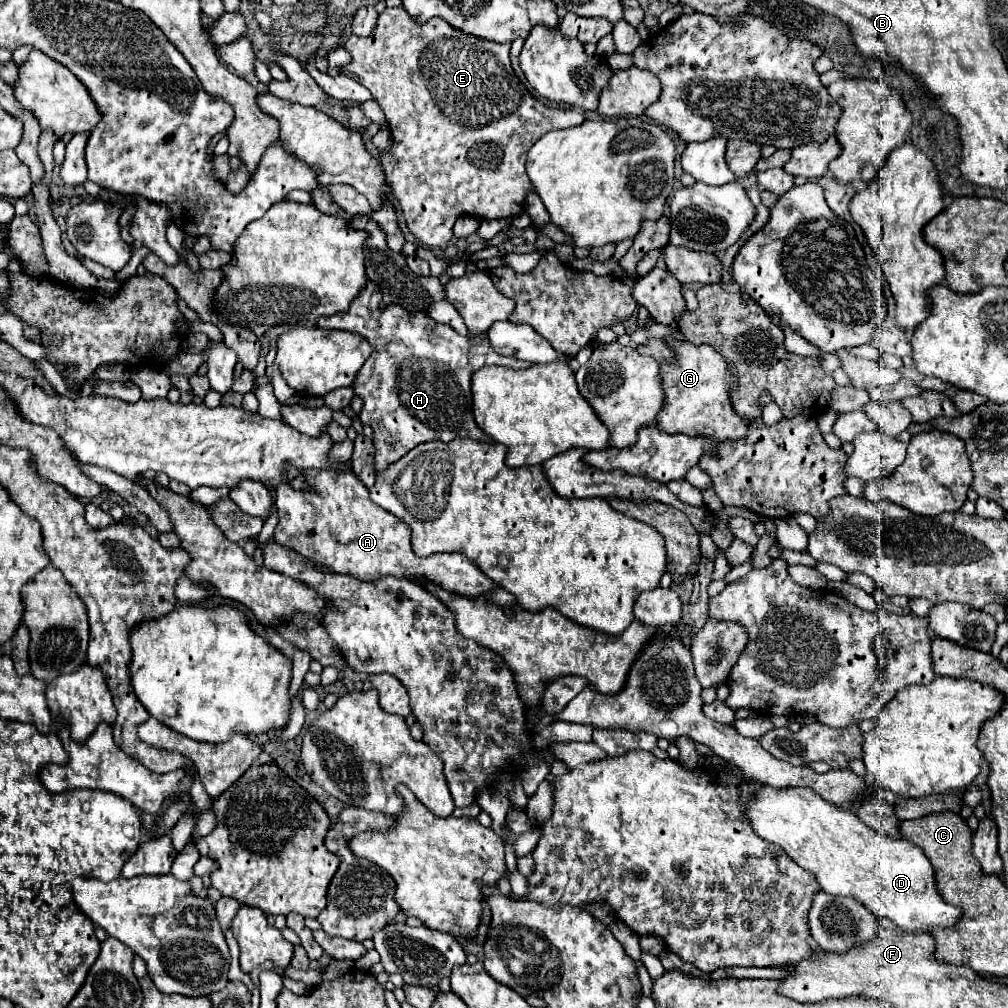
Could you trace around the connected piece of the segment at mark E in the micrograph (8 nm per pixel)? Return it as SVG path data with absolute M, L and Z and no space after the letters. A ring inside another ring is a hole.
M385 7L385 11L379 13L379 23L377 23L375 31L367 37L355 37L355 35L349 37L345 43L345 49L351 53L353 61L349 65L345 65L343 71L353 73L359 79L359 83L365 85L373 93L373 99L379 103L379 107L385 111L385 117L387 117L393 145L391 145L389 155L381 157L381 165L383 165L383 171L387 175L387 181L391 183L391 195L395 197L401 211L405 213L405 223L407 223L409 231L415 235L415 239L419 239L427 247L445 247L453 239L453 225L455 225L459 215L477 215L481 219L501 219L501 217L519 215L525 207L525 195L529 191L533 191L531 181L525 173L525 153L545 133L549 133L557 127L575 127L575 125L581 125L585 121L583 111L551 109L551 107L543 105L541 101L537 101L525 89L525 85L517 79L517 75L509 63L511 43L493 43L487 39L467 35L467 33L451 27L445 19L439 19L439 17L433 17L427 23L415 23L415 19L411 19L411 15L407 15L407 11L403 7L395 7L395 9Z

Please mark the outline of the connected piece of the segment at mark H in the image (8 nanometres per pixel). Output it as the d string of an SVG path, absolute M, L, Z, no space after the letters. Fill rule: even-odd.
M367 283L357 299L351 303L347 313L339 313L341 319L319 319L317 327L321 329L347 329L363 335L371 347L371 359L359 371L359 377L353 383L353 391L363 397L365 405L359 413L361 423L371 425L373 443L375 443L375 473L385 471L391 463L401 459L415 445L425 441L451 441L457 437L471 437L477 441L489 441L489 437L477 427L473 419L471 407L471 375L483 365L507 365L507 367L527 367L527 363L511 357L501 357L489 345L487 335L479 337L463 337L451 325L443 325L433 321L427 313L409 313L397 305L387 305L381 309L381 295L373 283Z

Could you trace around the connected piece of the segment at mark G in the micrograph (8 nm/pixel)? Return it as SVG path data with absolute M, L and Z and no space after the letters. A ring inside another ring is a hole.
M665 337L663 341L667 341L667 347L673 349L675 357L659 365L665 403L655 425L665 433L705 435L715 441L743 439L749 421L733 411L735 407L729 399L729 389L735 387L737 379L727 371L725 359L711 345L693 345L675 337Z

